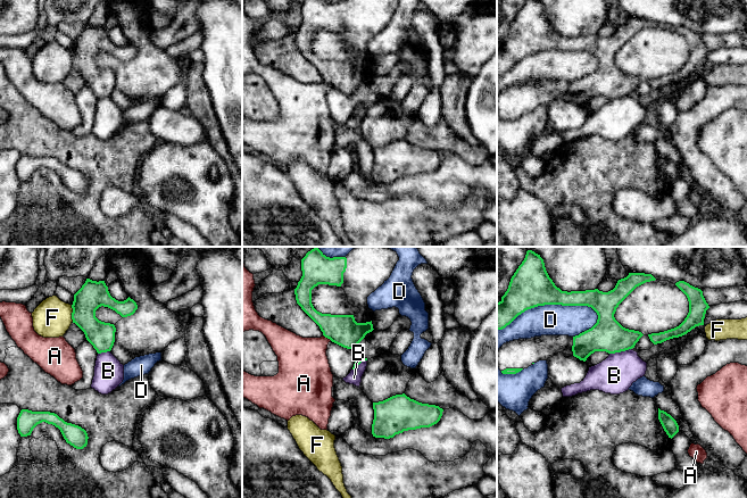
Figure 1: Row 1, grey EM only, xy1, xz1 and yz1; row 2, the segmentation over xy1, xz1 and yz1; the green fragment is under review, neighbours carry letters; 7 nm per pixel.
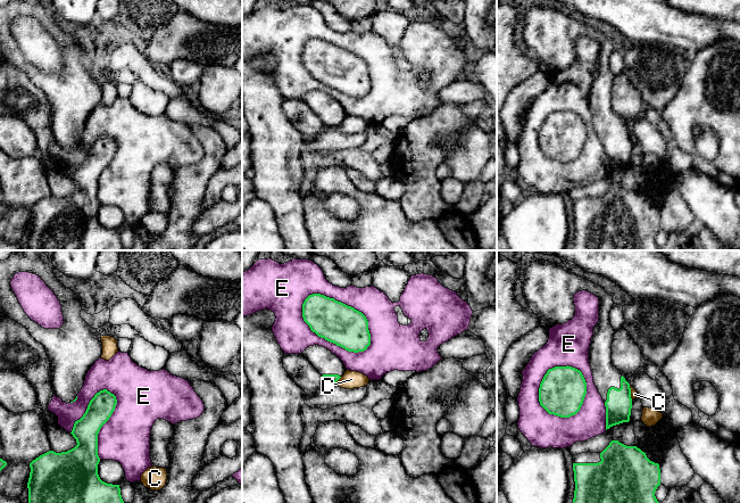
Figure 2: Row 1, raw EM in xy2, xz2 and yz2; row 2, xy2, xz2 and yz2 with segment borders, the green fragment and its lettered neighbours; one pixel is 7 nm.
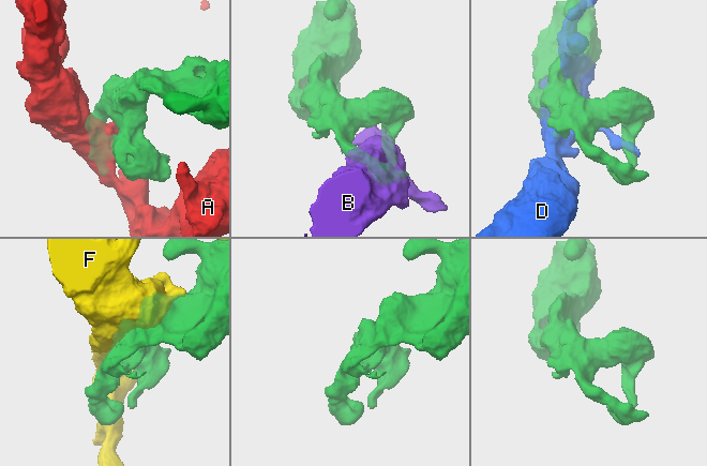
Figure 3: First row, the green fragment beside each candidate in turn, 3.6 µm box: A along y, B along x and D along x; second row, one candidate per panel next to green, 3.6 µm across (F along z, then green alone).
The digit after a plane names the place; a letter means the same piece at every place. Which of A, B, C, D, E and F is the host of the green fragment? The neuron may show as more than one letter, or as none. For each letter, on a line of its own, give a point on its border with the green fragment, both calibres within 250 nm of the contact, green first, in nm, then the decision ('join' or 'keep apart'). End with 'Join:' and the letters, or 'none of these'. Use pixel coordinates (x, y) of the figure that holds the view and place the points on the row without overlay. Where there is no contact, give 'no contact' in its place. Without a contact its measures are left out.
A: contact xz1 (328, 83); calibres 220 and 360 nm; keep apart
B: contact yz1 (620, 97); calibres 240 and 260 nm; keep apart
C: contact yz2 (630, 137); calibres 190 and 50 nm; keep apart
D: contact yz1 (547, 49); calibres 300 and 220 nm; keep apart
E: contact xz2 (347, 50); calibres 280 and 220 nm; keep apart
F: contact xy1 (72, 58); calibres 200 and 280 nm; keep apart
Join: none of these

